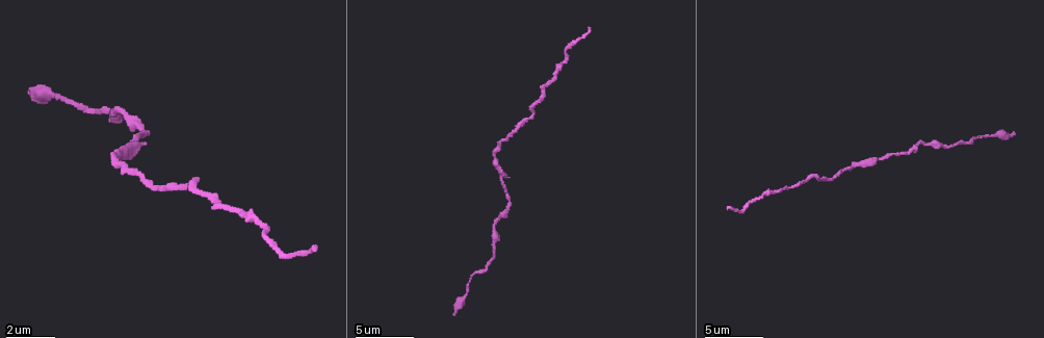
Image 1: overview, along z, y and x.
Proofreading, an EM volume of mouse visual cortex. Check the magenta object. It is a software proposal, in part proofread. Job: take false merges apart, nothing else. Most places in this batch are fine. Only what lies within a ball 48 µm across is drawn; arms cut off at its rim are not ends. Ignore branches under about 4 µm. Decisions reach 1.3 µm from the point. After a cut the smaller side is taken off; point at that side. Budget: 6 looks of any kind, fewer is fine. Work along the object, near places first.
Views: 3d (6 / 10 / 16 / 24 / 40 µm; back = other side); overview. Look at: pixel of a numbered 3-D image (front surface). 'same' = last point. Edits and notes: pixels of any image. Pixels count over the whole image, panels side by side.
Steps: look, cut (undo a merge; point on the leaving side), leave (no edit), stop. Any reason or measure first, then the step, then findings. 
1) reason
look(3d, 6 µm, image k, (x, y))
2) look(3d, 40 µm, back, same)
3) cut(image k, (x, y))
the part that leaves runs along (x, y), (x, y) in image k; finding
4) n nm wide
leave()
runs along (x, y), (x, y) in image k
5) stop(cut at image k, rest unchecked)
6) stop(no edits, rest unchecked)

a narrow waist
look(3d, 6 µm, image 1, (494, 221))

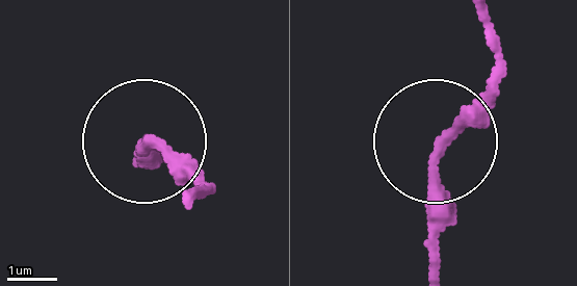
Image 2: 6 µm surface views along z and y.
look(3d, 6 µm, back, image 2, (439, 148))

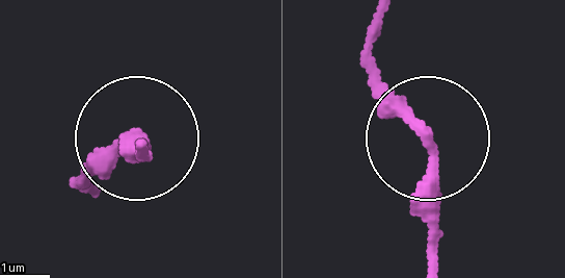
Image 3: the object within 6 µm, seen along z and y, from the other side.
230 nm wide
leave()
runs along (383, 18), (371, 68), (432, 155), (432, 262) in image 3; all the same neuron

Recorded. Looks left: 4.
look(3d, 10 µm, image 1, (495, 162))

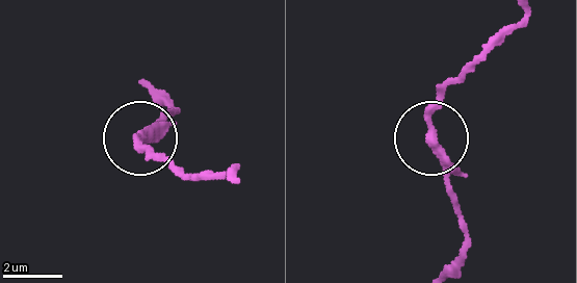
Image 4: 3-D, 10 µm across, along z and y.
look(3d, 6 µm, image 4, (433, 139))

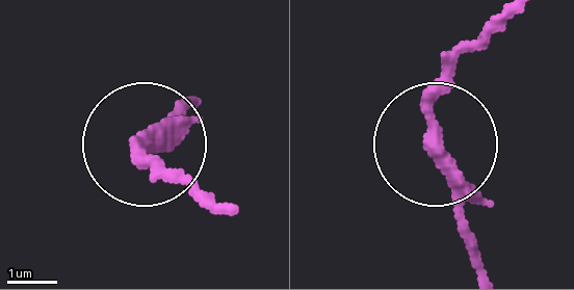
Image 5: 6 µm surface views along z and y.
leave()
runs along (439, 142), (472, 262) in image 5; all the same neuron

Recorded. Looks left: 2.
calibre changes
look(3d, 10 µm, image 1, (239, 213))

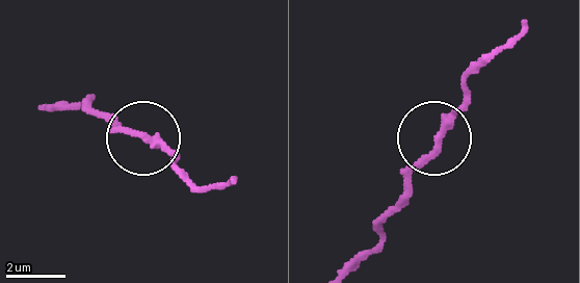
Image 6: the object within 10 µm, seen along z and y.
leave()
runs along (58, 104), (88, 104), (110, 126), (155, 144), (175, 161) in image 6; all the same neuron

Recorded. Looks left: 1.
stop(no edits, rest unchecked)

